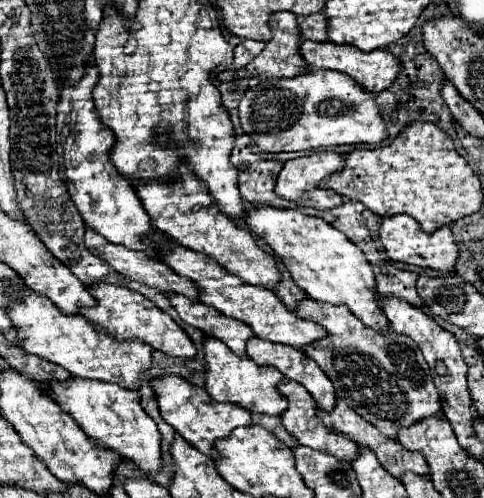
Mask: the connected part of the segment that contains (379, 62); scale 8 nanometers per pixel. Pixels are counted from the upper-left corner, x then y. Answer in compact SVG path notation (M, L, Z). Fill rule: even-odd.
M304 40L300 46L300 54L310 64L312 70L330 68L330 70L344 72L344 74L352 76L358 84L362 84L368 92L374 92L374 94L390 88L394 78L398 78L398 70L402 70L398 58L394 58L394 54L390 54L390 50L386 50L386 48L372 50L372 52L360 52L360 50L354 50L354 46L340 46L334 42Z

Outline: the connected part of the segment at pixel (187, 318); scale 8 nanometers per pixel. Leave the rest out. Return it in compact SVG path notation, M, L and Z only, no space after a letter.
M166 294L166 296L170 298L172 308L186 324L202 330L206 336L222 340L236 356L246 358L246 342L254 336L250 326L246 326L240 320L224 316L222 312L202 304L200 300L192 302L190 298L182 298L180 294Z

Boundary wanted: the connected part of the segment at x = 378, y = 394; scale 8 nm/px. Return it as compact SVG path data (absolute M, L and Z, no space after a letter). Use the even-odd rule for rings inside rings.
M304 298L296 316L312 320L326 330L326 338L302 350L332 380L336 396L354 412L374 424L382 434L396 438L398 426L410 426L422 418L442 416L442 402L432 382L432 372L414 340L394 330L376 332L364 326L346 306Z

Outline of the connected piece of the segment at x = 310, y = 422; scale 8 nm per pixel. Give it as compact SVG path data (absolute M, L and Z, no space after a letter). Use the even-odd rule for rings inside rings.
M284 380L276 388L288 400L288 408L280 416L282 424L302 446L308 446L308 448L314 448L314 450L324 450L324 452L328 452L336 458L346 460L346 462L352 462L358 456L358 444L354 440L344 438L342 434L336 434L336 432L330 432L324 426L324 422L316 416L316 402L314 402L314 398L310 398L306 388L302 388L302 386L298 386L298 382L290 382L290 380Z

